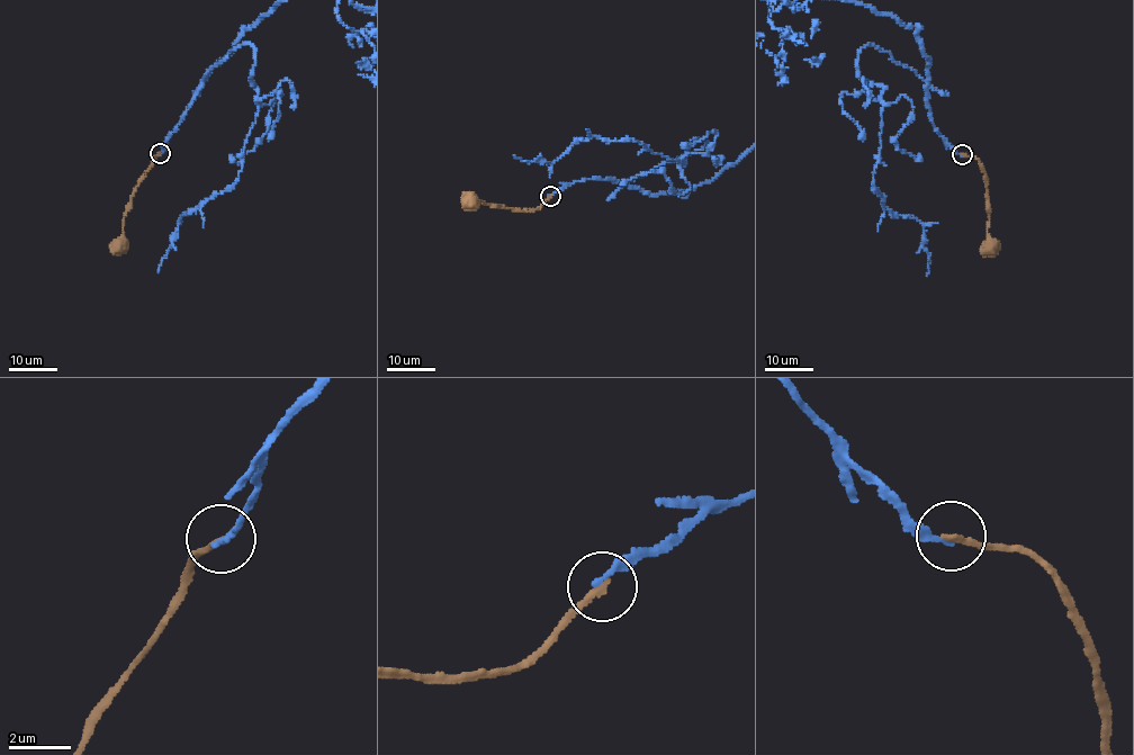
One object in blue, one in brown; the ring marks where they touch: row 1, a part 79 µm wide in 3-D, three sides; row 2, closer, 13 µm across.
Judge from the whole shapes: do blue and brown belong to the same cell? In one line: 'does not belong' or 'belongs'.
does not belong

